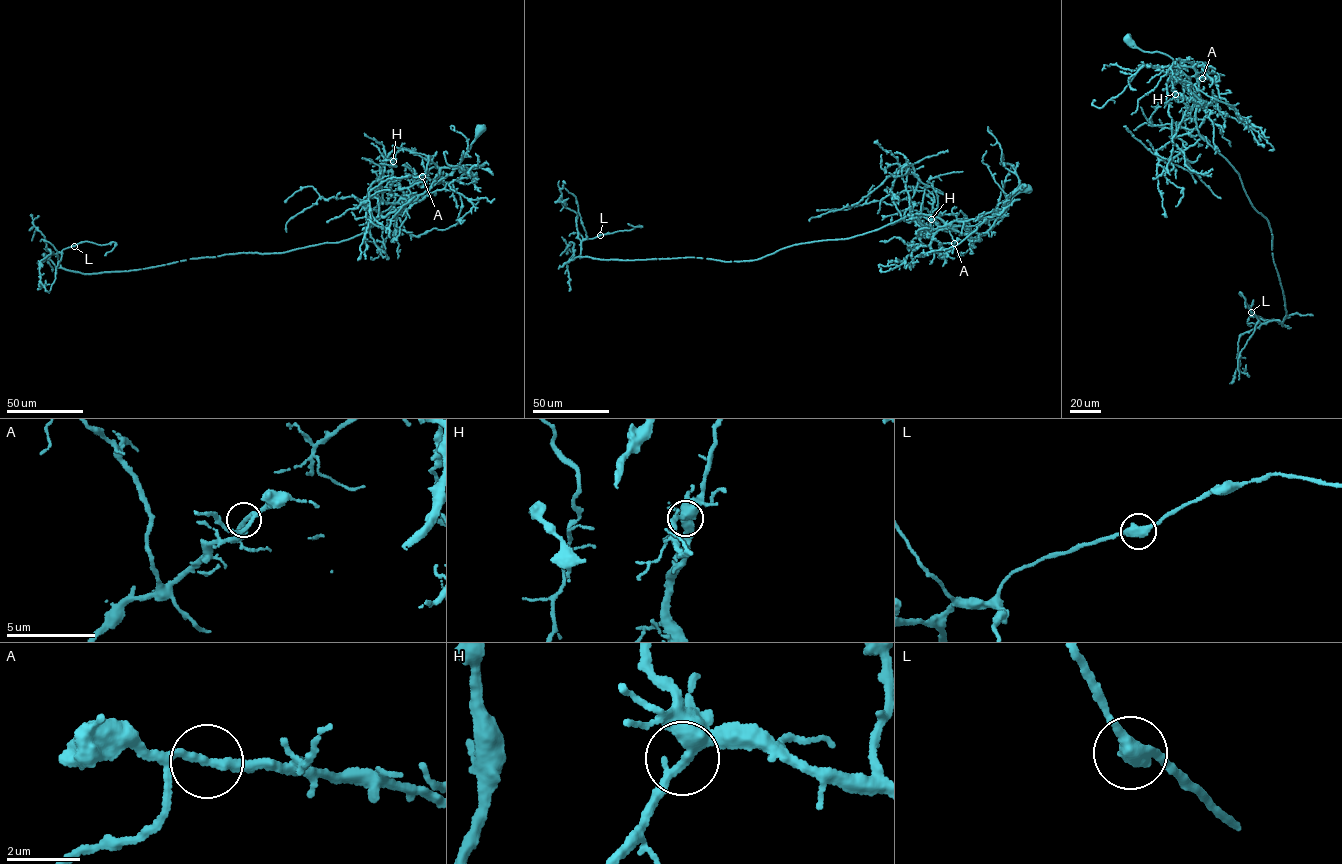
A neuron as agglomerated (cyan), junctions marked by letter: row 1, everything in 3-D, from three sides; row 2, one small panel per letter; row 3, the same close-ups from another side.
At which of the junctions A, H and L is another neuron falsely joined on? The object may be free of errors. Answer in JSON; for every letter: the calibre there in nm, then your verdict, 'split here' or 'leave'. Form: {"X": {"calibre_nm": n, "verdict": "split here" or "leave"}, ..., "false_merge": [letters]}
{"A": {"calibre_nm": 240, "verdict": "leave"}, "H": {"calibre_nm": 440, "verdict": "leave"}, "L": {"calibre_nm": 440, "verdict": "leave"}, "false_merge": []}

